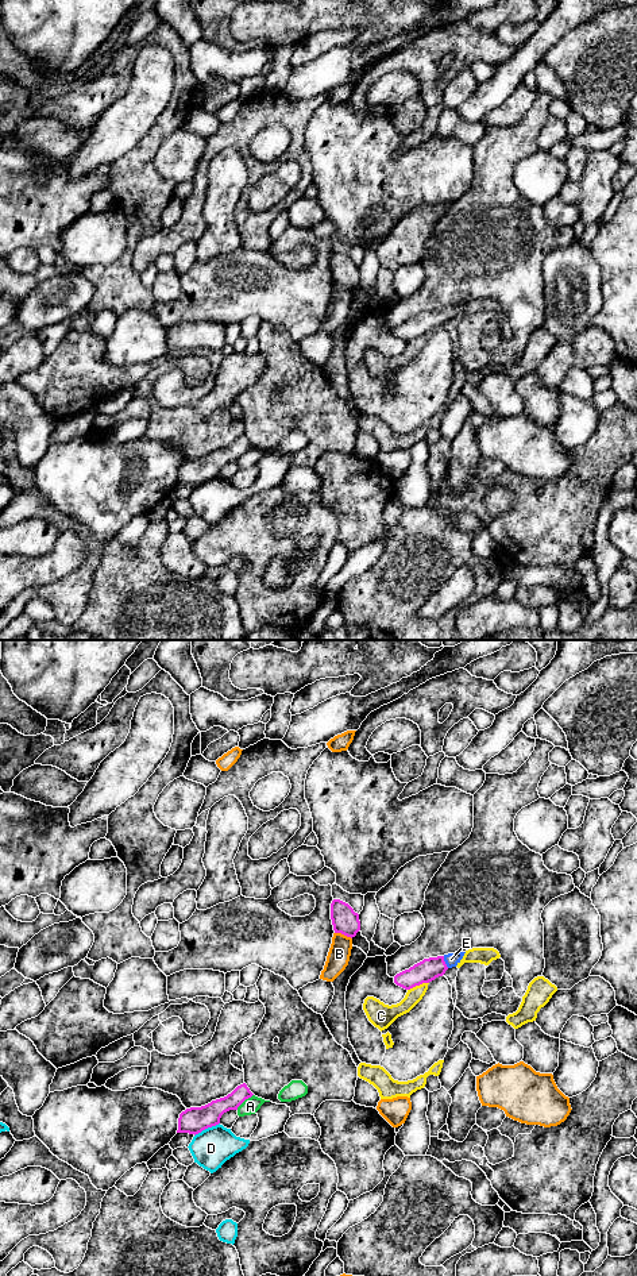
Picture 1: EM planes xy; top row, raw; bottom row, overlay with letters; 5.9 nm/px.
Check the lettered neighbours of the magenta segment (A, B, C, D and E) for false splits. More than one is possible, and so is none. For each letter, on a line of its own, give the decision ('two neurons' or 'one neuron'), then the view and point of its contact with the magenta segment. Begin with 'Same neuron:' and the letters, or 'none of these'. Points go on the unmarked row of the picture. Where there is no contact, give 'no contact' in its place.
Same neuron: E
A: two neurons; contact xy (244, 451)
B: two neurons; contact xy (343, 285)
C: two neurons; contact xy (417, 336)
D: two neurons; contact xy (207, 480)
E: one neuron; contact xy (444, 313)

